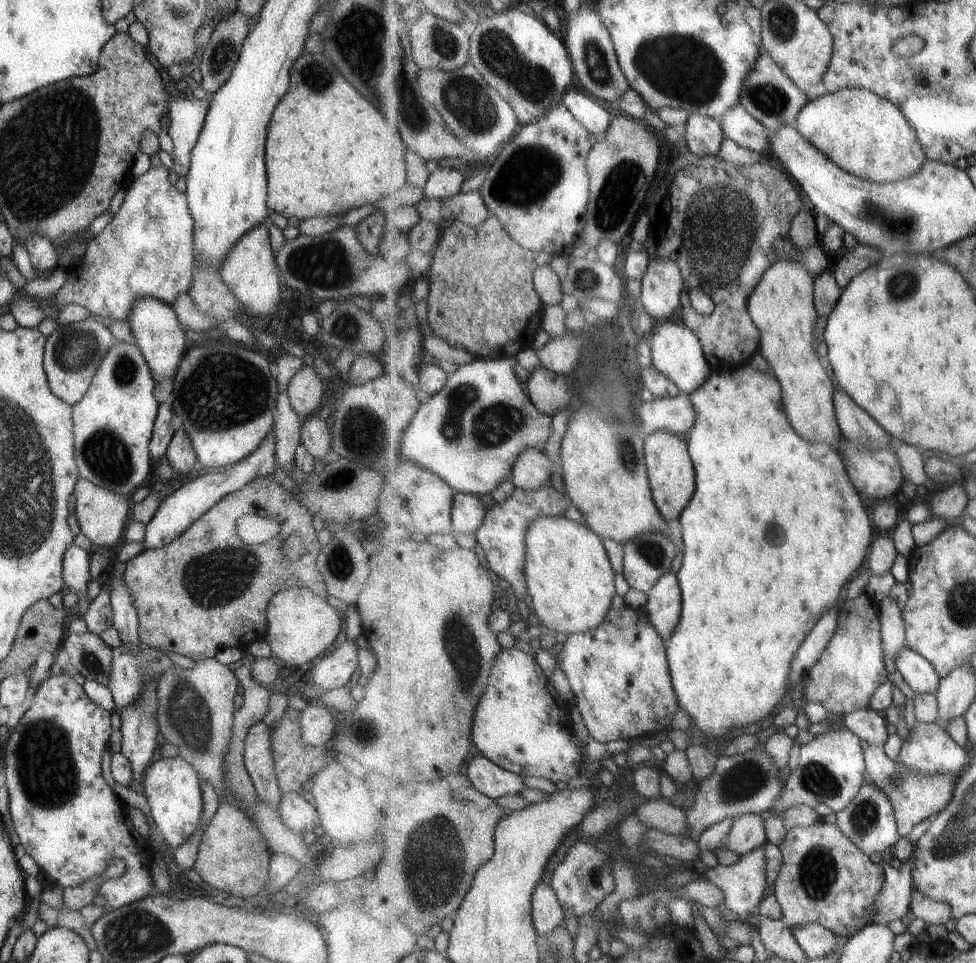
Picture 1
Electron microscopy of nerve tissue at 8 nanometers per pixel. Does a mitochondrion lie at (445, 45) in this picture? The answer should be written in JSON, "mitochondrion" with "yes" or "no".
{"mitochondrion":"yes"}

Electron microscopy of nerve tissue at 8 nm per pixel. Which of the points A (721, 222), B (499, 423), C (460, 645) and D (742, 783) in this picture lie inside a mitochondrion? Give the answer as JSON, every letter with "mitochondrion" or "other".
{"A":"mitochondrion","B":"mitochondrion","C":"mitochondrion","D":"mitochondrion"}

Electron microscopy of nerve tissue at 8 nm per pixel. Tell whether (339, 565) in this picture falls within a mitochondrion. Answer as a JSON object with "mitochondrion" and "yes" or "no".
{"mitochondrion":"yes"}

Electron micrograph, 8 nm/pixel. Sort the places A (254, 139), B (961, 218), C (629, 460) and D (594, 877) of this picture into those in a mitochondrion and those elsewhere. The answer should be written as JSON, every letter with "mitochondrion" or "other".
{"A":"other","B":"other","C":"mitochondrion","D":"mitochondrion"}

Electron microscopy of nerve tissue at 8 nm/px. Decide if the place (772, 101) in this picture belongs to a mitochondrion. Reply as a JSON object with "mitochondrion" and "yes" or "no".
{"mitochondrion":"yes"}

